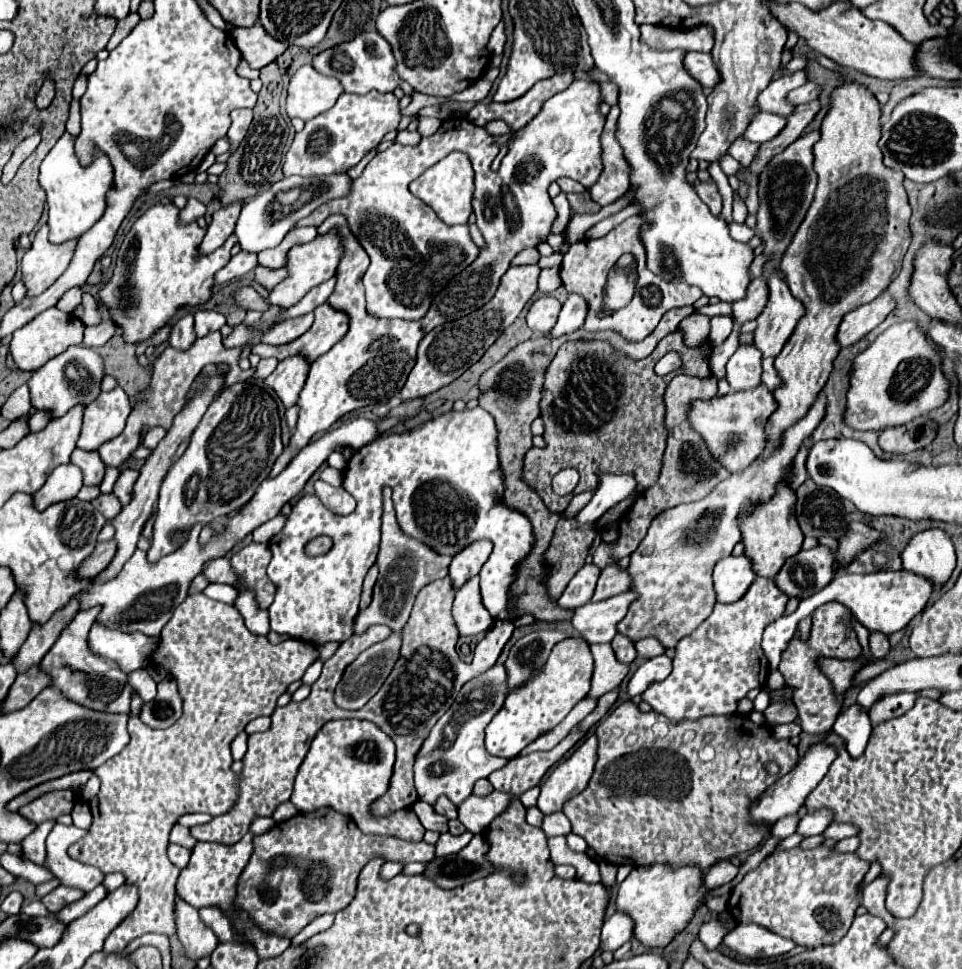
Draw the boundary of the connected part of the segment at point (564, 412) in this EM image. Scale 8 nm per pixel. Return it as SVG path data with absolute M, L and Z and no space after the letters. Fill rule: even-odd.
M680 331L666 335L656 345L656 351L642 361L630 361L622 353L614 351L606 341L564 343L544 373L540 417L544 421L542 437L546 445L542 449L532 447L526 453L522 479L528 487L534 487L550 511L564 511L572 495L558 497L552 491L550 483L558 471L574 467L580 473L580 483L574 489L574 495L584 491L594 493L596 487L600 487L602 471L612 475L632 475L636 479L636 491L598 519L600 527L618 523L630 511L640 491L650 489L660 475L660 459L666 447L662 395L668 383L678 373L706 377L710 371L708 359L710 349L688 349L682 343ZM668 351L680 353L682 367L664 377L656 375L654 365Z

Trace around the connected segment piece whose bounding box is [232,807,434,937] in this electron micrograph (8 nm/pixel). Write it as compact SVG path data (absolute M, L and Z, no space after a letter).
M328 807L318 809L314 813L298 813L282 823L276 823L270 831L254 837L254 853L238 877L238 893L234 897L234 909L240 913L244 911L248 919L266 935L278 937L294 937L302 931L312 919L322 913L338 913L342 907L350 903L356 891L356 877L360 869L372 861L374 857L384 857L386 861L396 863L412 863L434 859L434 845L424 841L410 843L396 837L376 837L376 835L362 835L354 821L346 815L338 815Z

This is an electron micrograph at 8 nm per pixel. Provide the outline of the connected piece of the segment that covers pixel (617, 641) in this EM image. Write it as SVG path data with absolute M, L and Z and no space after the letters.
M616 633L616 637L612 639L612 649L614 649L618 661L622 661L622 663L632 663L636 659L634 643L628 637L620 635L620 633Z

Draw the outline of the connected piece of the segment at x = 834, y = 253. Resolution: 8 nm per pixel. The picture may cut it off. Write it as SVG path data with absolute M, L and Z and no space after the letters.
M842 83L838 85L830 95L830 109L822 121L822 137L814 145L814 169L818 173L818 187L814 201L806 213L806 219L798 227L792 243L788 245L782 261L780 271L786 275L786 283L794 297L798 297L806 313L798 321L792 337L784 345L782 353L776 357L774 365L782 379L782 385L772 391L778 409L770 415L766 423L766 447L762 455L756 461L764 461L780 447L778 441L782 441L782 433L798 423L802 415L812 407L814 397L822 391L830 371L832 361L836 359L840 345L836 343L836 329L842 321L842 317L876 299L888 285L894 275L898 275L898 267L902 265L902 255L906 253L910 245L910 205L906 191L902 187L904 175L900 171L894 171L882 163L882 151L878 147L880 139L880 103L876 101L874 93L860 85L860 83Z

